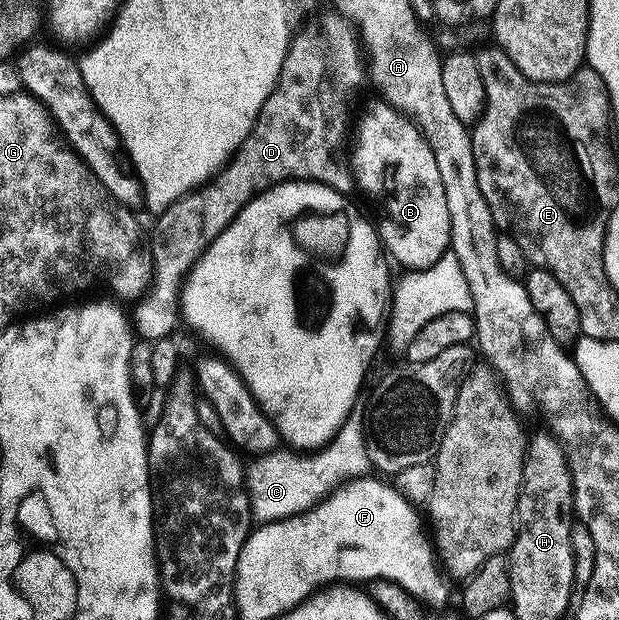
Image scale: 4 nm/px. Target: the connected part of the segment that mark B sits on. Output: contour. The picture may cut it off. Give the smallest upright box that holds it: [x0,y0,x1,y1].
[351,104,451,270]

